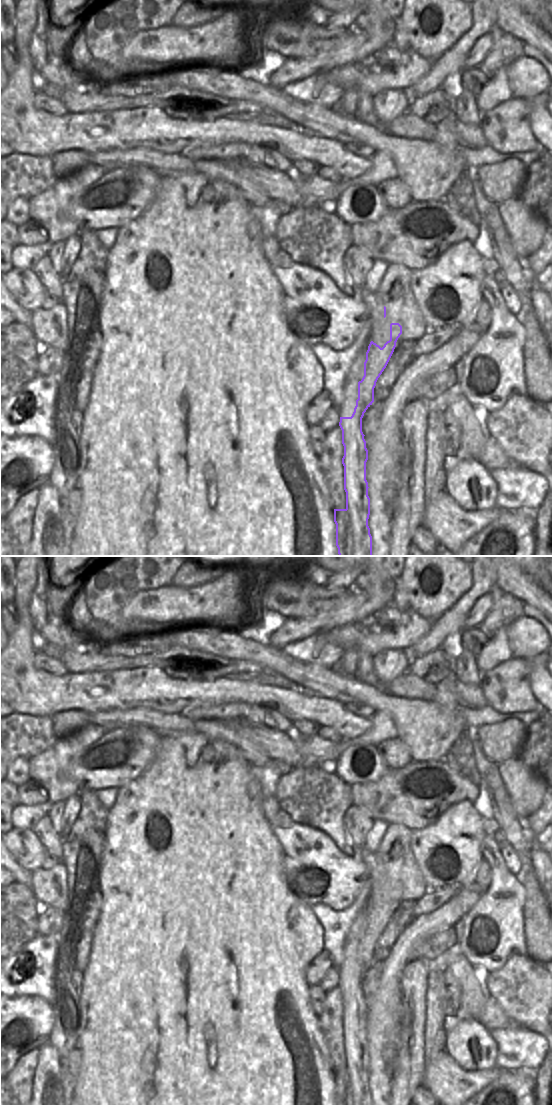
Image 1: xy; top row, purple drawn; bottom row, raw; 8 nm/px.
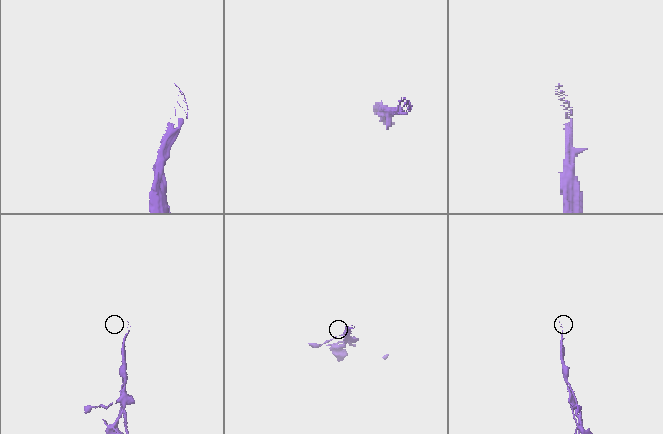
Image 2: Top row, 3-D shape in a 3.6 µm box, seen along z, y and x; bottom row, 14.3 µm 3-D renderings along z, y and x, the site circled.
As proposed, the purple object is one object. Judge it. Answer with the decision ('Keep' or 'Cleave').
Cleave.

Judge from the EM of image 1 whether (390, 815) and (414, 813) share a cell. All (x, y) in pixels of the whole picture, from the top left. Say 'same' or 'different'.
same

